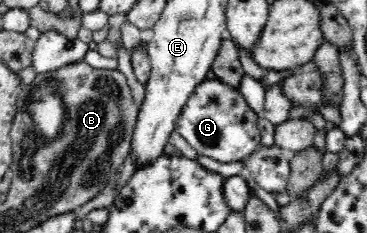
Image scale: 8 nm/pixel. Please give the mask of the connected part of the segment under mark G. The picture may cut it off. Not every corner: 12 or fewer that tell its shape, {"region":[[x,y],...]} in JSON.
{"region":[[206,78],[174,131],[198,155],[243,161],[262,145],[239,90]]}

